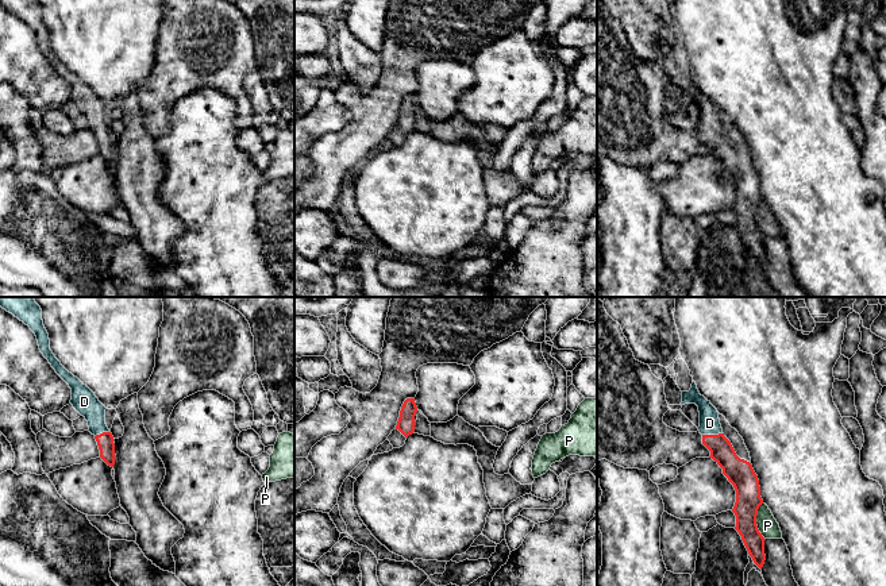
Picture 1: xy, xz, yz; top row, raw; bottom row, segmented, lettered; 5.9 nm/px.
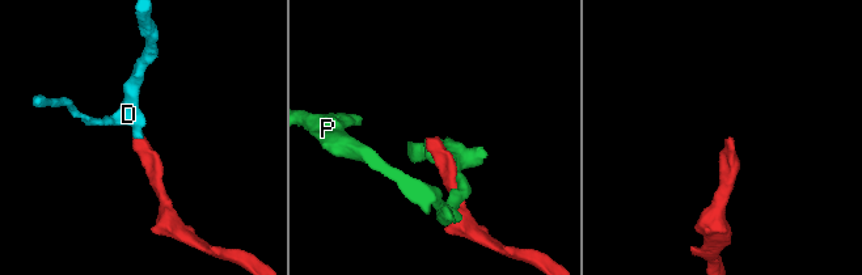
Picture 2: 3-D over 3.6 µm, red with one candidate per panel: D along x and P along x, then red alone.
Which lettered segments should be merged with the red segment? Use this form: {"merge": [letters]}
{"merge": ["D"]}

